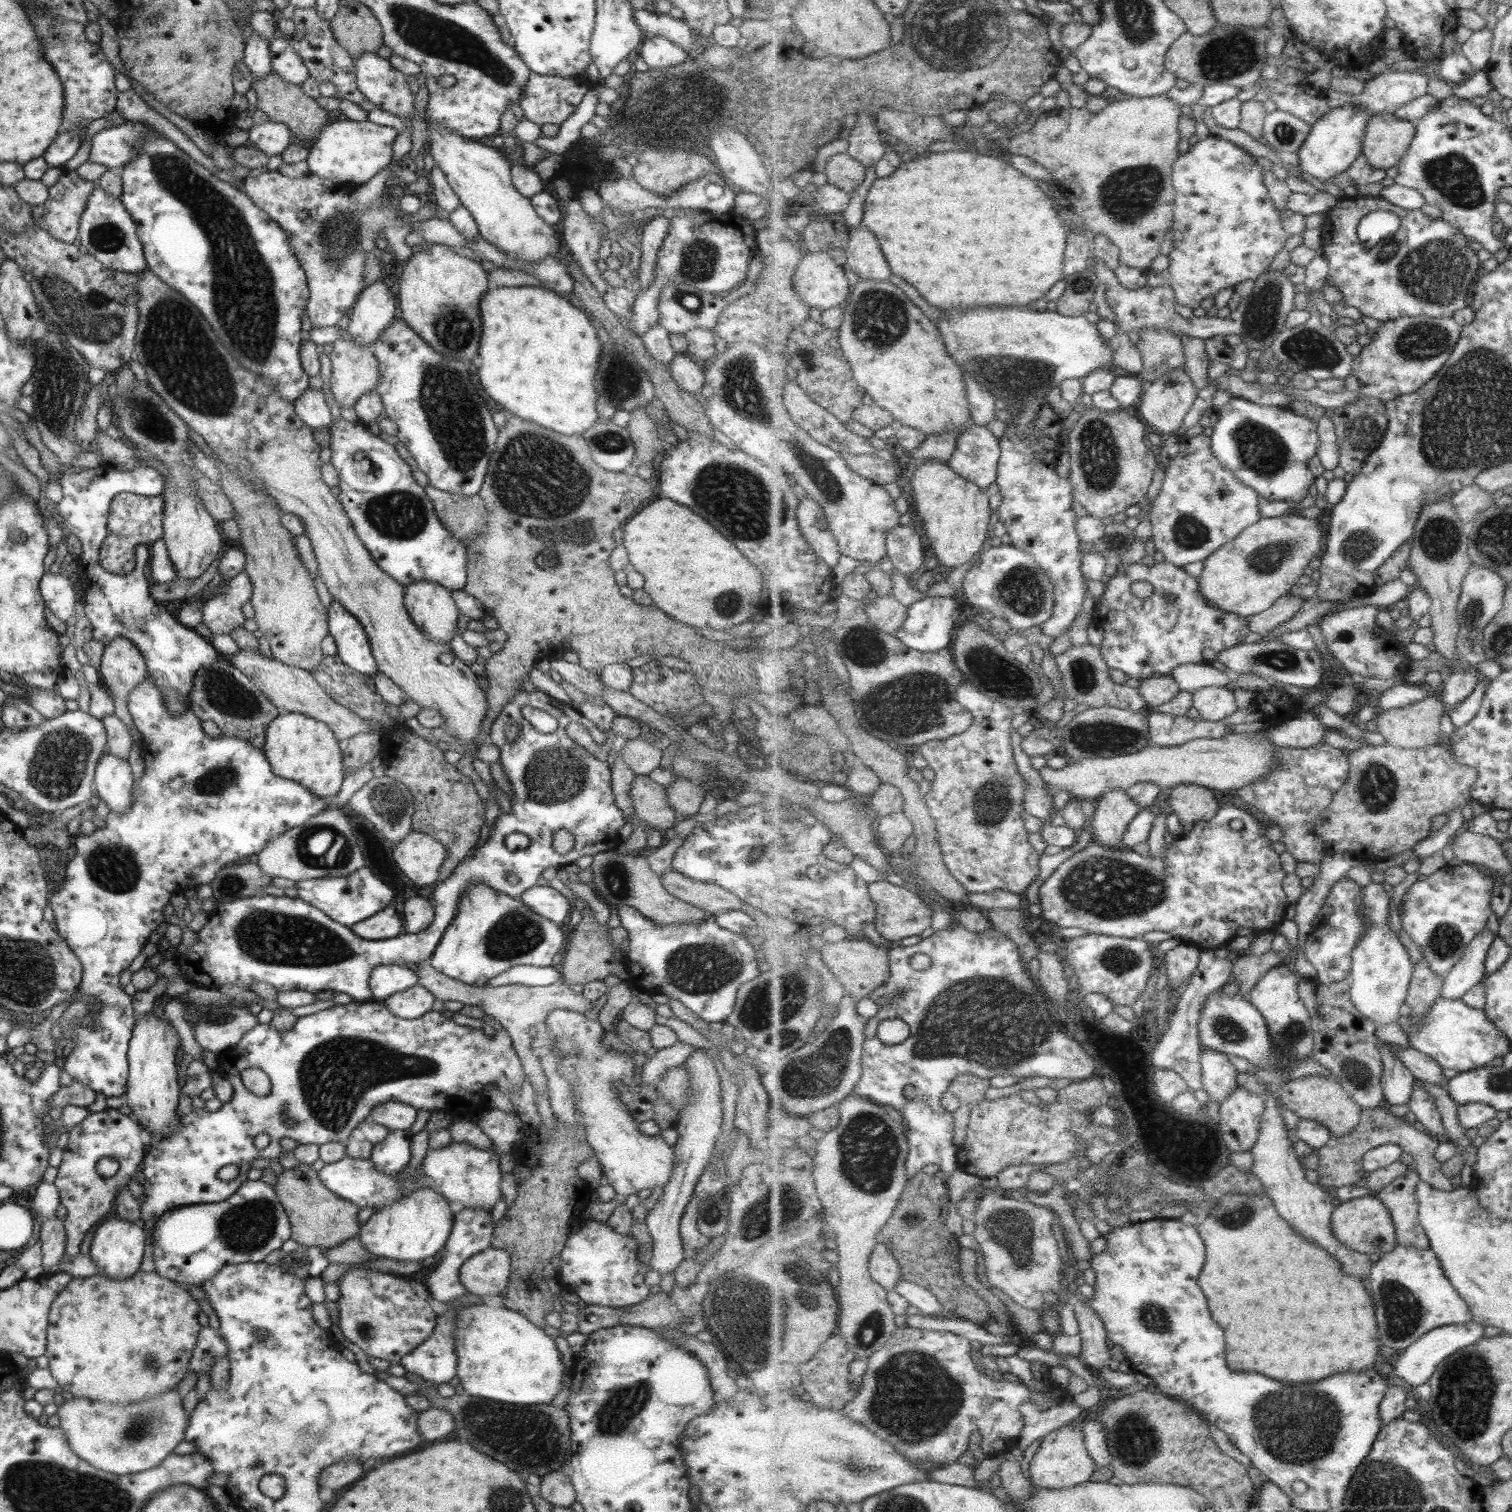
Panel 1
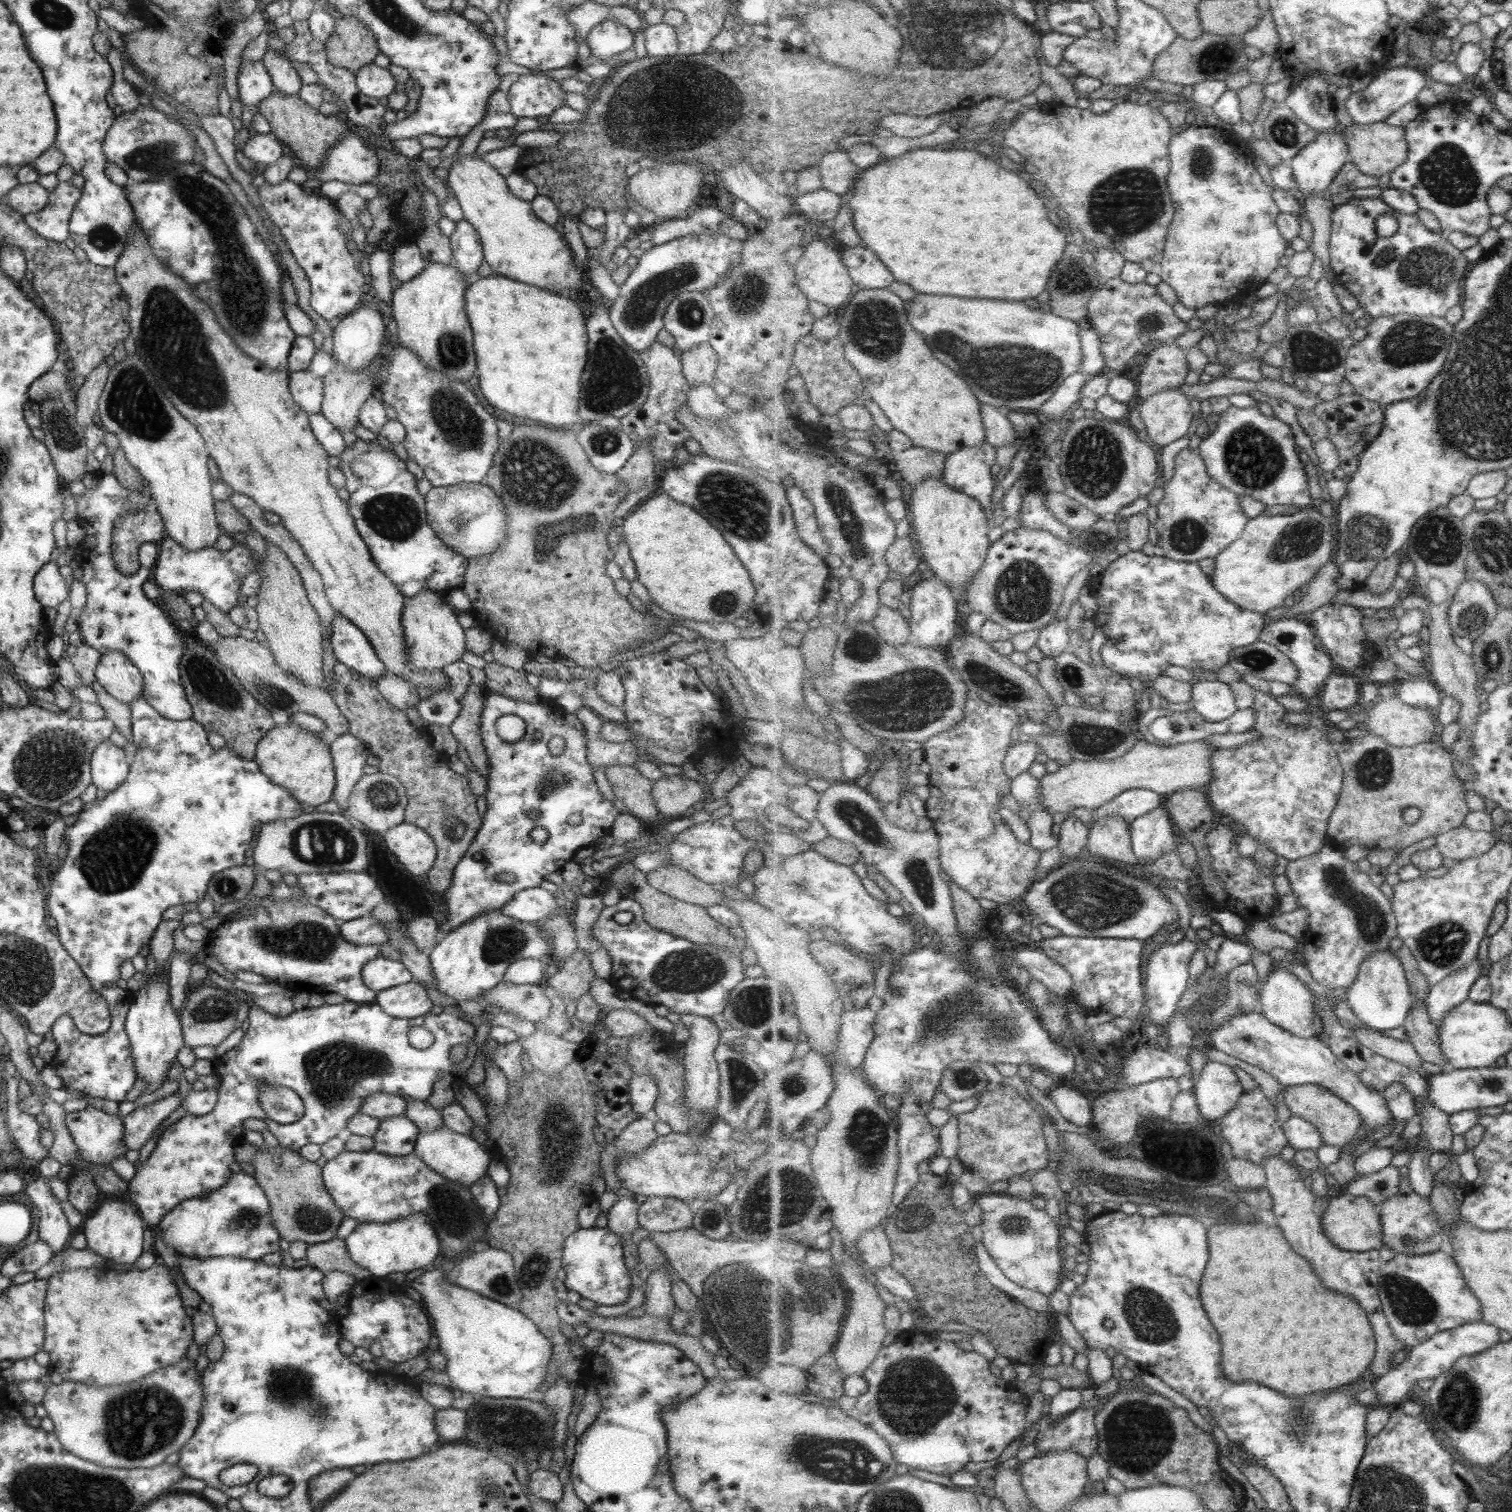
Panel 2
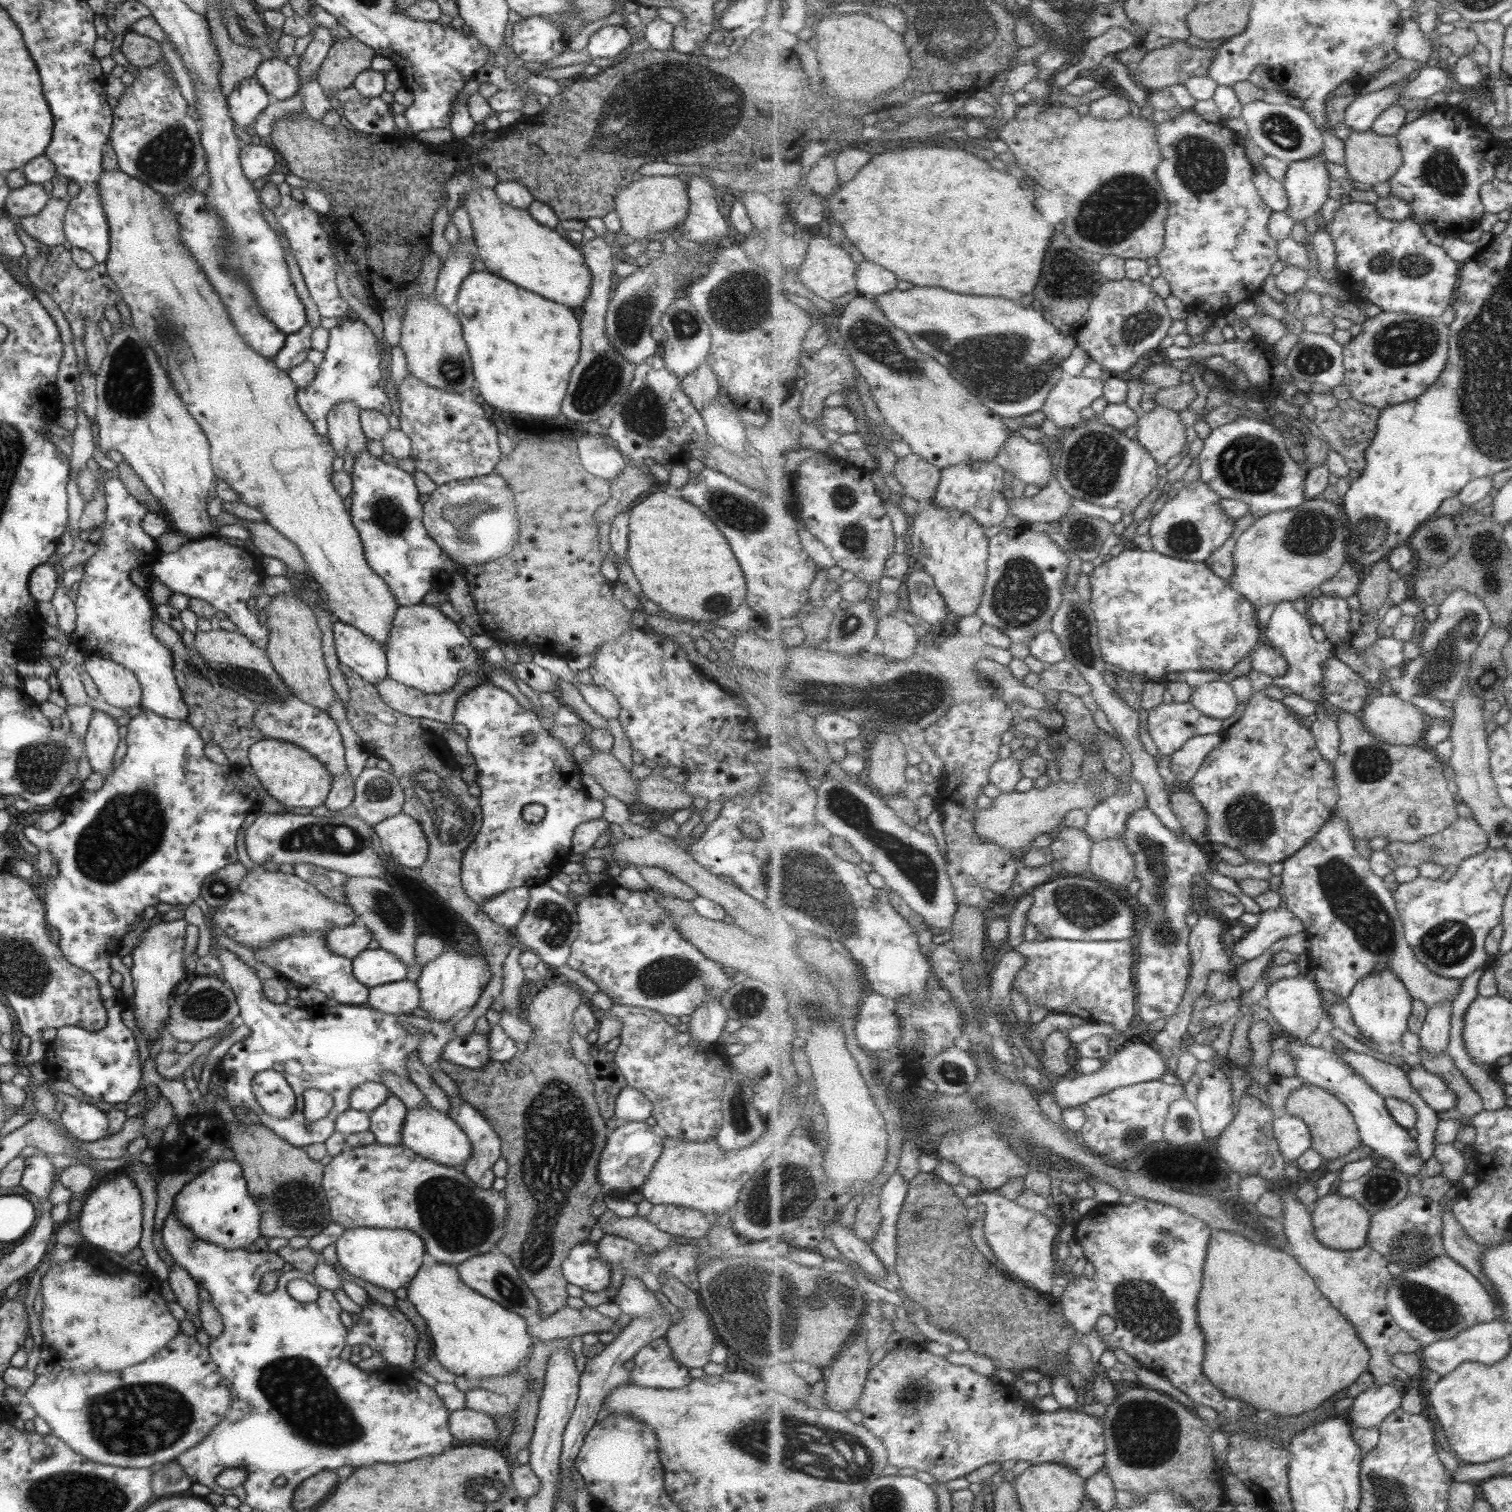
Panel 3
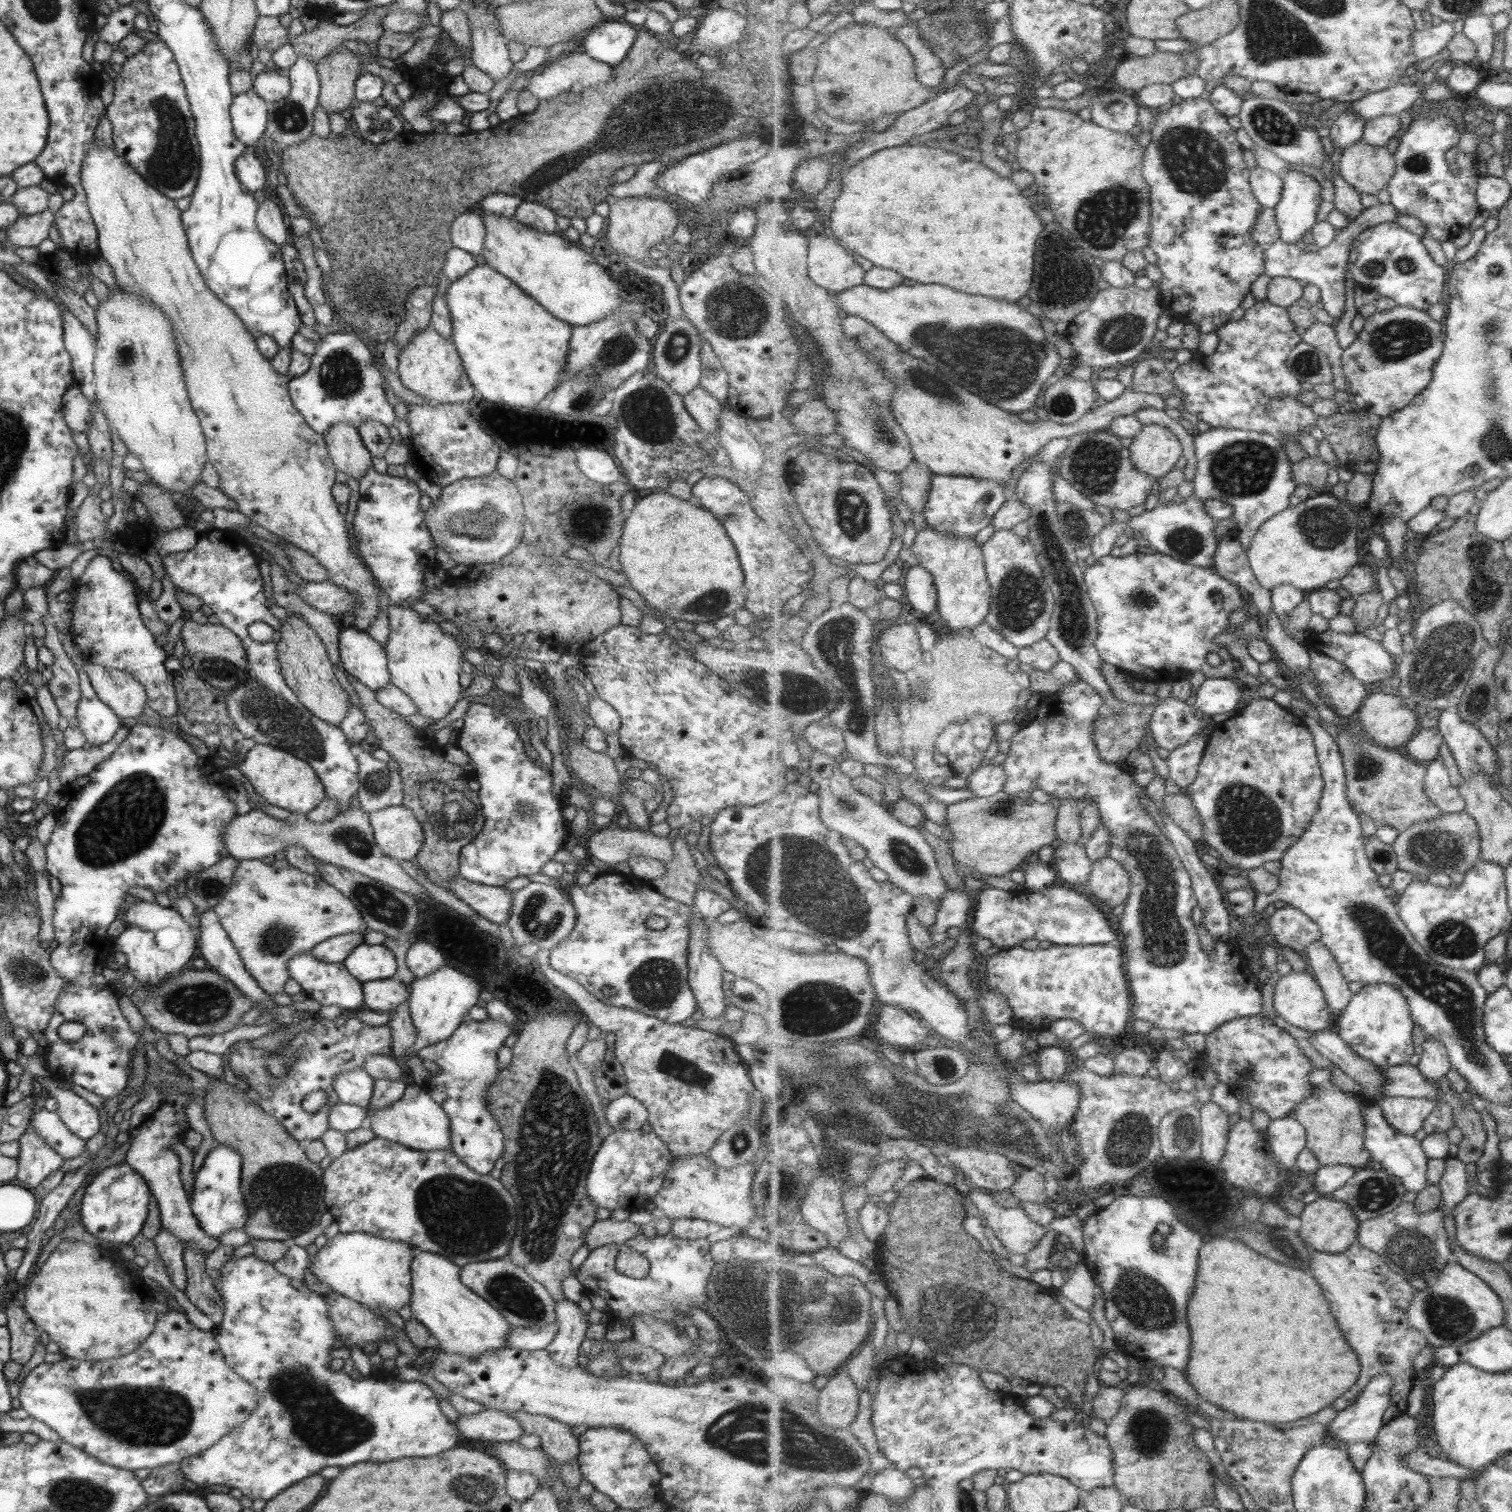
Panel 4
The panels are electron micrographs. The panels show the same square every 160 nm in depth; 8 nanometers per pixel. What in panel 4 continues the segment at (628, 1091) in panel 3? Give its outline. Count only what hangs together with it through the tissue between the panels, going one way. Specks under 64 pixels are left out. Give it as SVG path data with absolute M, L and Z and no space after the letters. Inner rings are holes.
M626 1092L610 1100L604 1112L614 1132L640 1130L648 1115L647 1109Z

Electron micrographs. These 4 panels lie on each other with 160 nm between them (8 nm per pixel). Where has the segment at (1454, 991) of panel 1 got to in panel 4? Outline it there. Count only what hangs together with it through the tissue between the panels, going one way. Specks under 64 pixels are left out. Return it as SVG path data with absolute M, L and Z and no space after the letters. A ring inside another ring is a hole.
M1427 1039L1422 1048L1423 1052L1418 1068L1429 1080L1440 1086L1442 1078L1447 1076L1447 1072L1452 1068L1447 1046L1440 1040Z

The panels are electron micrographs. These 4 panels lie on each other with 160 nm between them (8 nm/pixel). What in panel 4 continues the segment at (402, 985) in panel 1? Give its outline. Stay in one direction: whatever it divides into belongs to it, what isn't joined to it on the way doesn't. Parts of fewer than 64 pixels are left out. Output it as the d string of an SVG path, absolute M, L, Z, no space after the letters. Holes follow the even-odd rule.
M358 944L342 963L346 971L361 983L395 977L393 953L382 944Z

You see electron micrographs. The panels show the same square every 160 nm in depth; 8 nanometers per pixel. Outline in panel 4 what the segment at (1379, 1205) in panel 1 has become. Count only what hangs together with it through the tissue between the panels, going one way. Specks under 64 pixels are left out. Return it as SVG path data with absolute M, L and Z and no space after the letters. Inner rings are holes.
M1320 1196L1304 1207L1299 1219L1301 1223L1297 1231L1303 1242L1314 1250L1331 1254L1344 1253L1358 1240L1360 1220L1345 1201Z

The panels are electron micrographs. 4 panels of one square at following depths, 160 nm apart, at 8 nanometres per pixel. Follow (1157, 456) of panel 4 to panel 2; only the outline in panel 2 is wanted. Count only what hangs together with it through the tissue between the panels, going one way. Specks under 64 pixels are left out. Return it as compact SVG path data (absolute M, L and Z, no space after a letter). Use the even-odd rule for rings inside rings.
M1180 388L1159 391L1147 400L1139 400L1138 410L1152 445L1169 446L1191 430L1195 416L1190 400Z

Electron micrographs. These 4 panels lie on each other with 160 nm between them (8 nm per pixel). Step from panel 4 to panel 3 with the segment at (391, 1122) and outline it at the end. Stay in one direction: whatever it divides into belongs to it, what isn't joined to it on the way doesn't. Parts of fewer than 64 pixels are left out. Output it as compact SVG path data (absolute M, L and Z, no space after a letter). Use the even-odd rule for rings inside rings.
M429 1104L406 1109L404 1117L401 1126L401 1145L423 1158L455 1167L459 1172L463 1170L465 1159L470 1153L470 1144L465 1134L453 1120L450 1120L445 1113L435 1110Z

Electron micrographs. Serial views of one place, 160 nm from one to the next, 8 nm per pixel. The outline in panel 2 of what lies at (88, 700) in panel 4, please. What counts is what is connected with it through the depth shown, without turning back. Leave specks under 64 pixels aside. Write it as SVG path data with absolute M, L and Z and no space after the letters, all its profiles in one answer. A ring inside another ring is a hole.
M108 738L94 746L89 762L91 784L107 794L121 784L129 768L129 758L124 750Z

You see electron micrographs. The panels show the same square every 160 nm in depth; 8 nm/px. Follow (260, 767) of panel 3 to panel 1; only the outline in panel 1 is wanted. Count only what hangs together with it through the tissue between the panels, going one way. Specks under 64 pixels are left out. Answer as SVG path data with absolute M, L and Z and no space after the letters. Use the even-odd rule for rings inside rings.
M280 712L267 725L261 751L275 776L292 780L309 793L328 802L337 795L344 778L340 749L341 744L326 724L299 712Z

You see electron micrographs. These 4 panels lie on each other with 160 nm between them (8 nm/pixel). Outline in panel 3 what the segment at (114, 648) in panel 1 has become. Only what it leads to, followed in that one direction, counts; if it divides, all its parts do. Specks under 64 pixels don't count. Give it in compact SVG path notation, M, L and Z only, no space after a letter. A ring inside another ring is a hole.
M87 657L82 668L95 684L99 698L115 708L131 708L141 700L141 687L135 675L111 660Z

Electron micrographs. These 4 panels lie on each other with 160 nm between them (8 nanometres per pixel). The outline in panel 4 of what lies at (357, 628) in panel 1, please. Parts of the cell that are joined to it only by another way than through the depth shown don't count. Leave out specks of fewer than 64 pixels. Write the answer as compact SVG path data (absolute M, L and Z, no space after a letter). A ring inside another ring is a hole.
M341 628L338 652L344 672L369 690L376 691L390 683L386 653L365 631Z

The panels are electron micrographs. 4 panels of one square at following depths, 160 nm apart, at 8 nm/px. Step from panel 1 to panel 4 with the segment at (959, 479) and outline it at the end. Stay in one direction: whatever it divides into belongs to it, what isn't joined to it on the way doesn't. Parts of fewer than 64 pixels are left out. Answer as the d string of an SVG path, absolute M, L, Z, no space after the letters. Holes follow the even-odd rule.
M927 526L916 534L910 550L918 560L918 567L931 574L938 593L937 614L945 620L951 632L958 630L962 633L963 628L972 630L983 624L992 603L992 589L988 582L983 544L977 544L974 537L945 535Z

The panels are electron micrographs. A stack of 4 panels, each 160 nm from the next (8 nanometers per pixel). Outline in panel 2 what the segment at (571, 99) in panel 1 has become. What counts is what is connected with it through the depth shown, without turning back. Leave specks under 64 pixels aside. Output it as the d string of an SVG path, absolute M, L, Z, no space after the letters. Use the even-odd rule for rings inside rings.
M537 73L518 76L509 90L509 113L521 118L548 117L555 109L564 106L564 91L555 80Z

